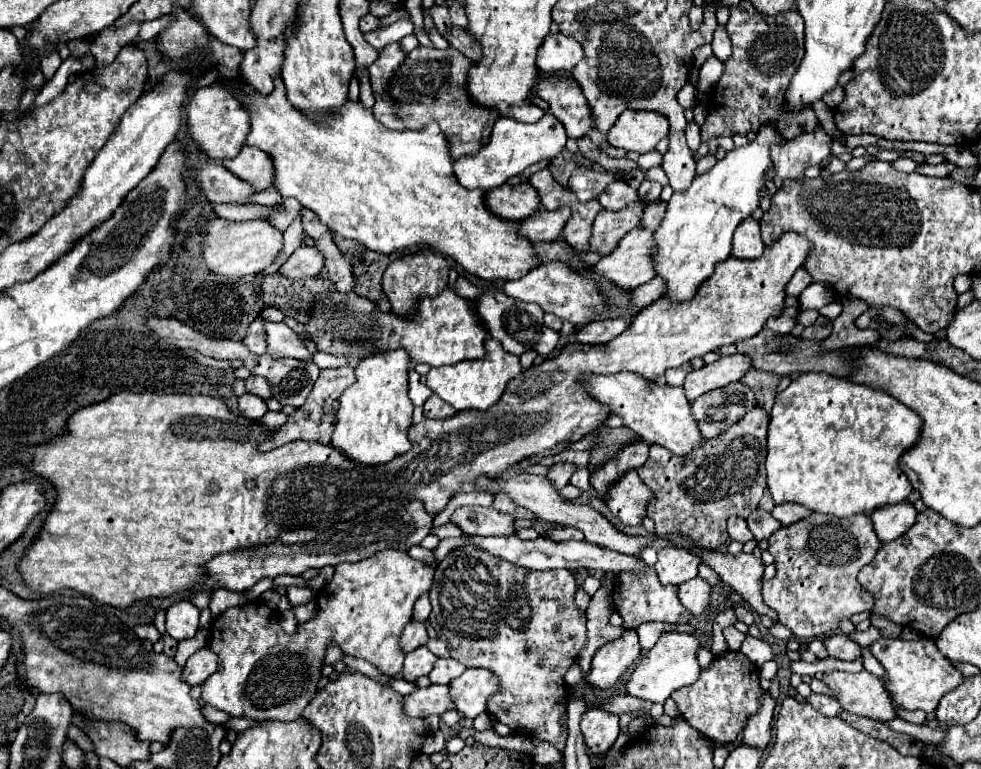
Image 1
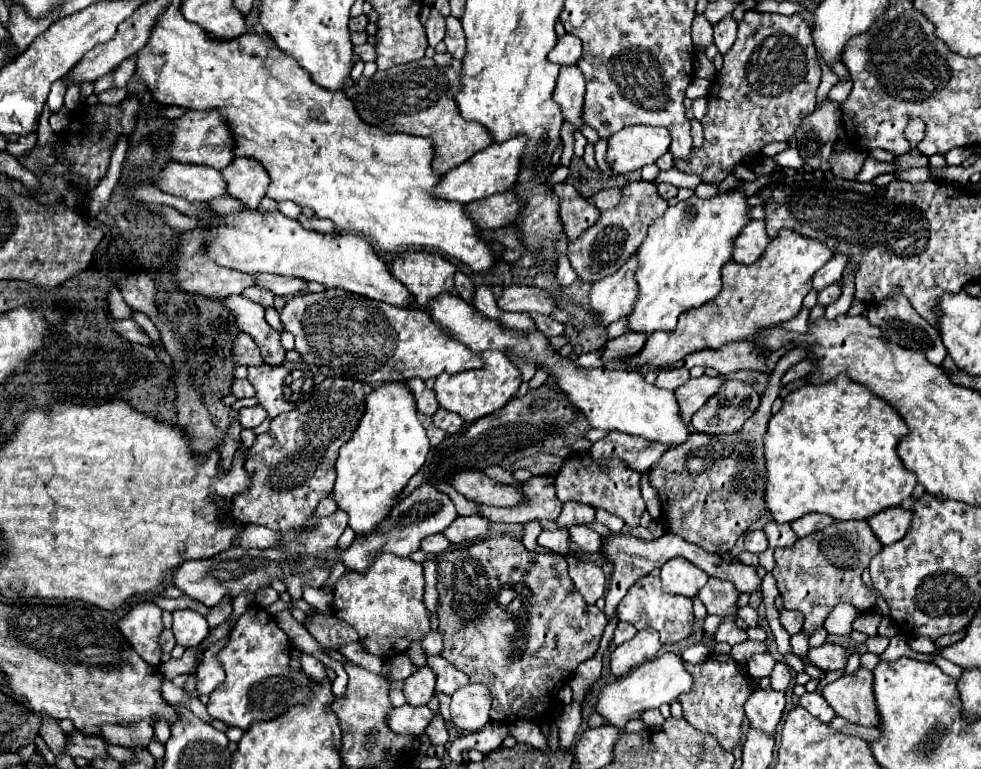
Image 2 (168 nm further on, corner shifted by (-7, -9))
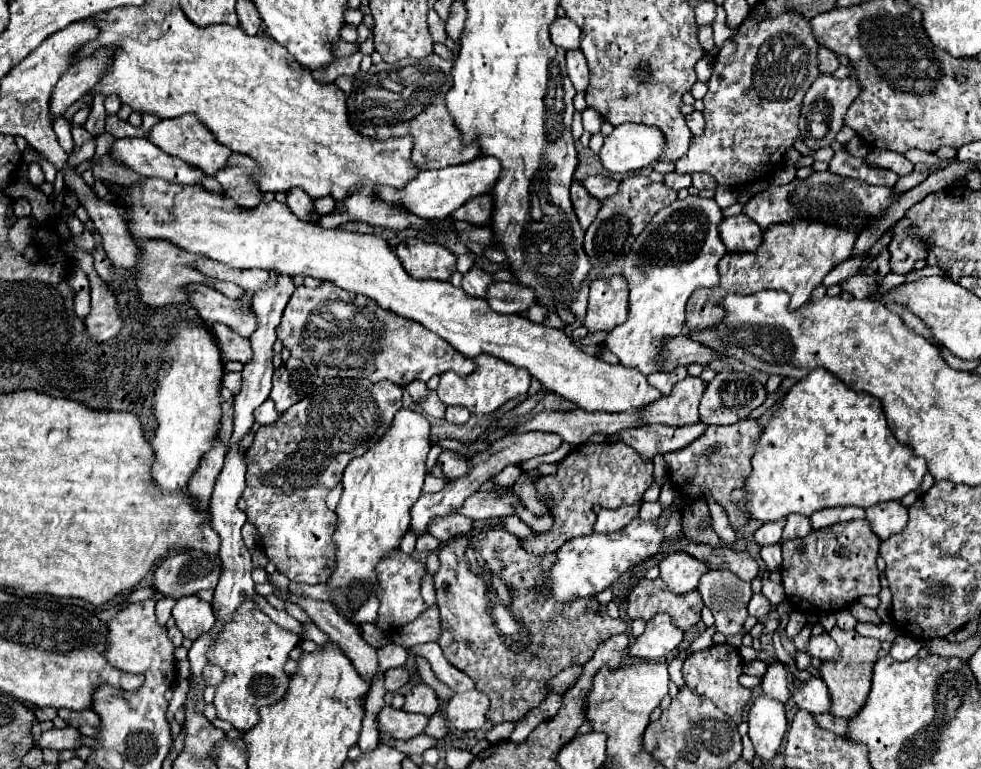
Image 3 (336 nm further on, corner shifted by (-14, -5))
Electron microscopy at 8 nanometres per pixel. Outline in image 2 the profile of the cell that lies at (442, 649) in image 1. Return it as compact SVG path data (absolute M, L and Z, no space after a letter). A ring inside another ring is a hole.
M430 632L428 636L422 638L422 648L424 648L426 656L438 656L438 654L442 654L442 650L444 650L442 636L438 632Z

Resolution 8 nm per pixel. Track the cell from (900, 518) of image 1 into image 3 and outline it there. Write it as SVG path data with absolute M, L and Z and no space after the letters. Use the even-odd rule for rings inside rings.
M901 502L875 504L875 508L867 508L867 522L879 540L887 540L907 526L907 508Z

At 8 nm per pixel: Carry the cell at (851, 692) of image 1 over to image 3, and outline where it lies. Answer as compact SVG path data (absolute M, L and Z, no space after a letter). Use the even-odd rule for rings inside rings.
M835 626L829 632L829 636L837 642L841 654L833 660L823 660L823 664L819 668L819 676L829 688L829 696L831 696L829 712L839 718L849 718L861 710L861 706L865 704L865 700L869 696L873 664L877 662L877 652L881 650L881 642L875 638L863 638L855 630L841 630L839 626Z

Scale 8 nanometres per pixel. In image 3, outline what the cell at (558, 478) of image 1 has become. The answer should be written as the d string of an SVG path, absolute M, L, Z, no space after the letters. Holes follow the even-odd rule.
M475 492L471 494L461 508L457 508L457 514L467 516L471 520L489 520L489 518L501 518L513 514L513 504L521 502L515 492L507 494L495 494L495 492Z

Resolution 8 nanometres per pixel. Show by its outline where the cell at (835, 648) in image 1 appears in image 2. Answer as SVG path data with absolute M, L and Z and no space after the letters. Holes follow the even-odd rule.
M822 644L820 648L810 648L808 658L820 670L842 670L846 666L846 648L838 644Z

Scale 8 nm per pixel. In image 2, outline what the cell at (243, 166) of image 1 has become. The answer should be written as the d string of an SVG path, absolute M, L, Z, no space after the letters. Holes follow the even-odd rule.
M234 158L234 162L222 170L222 176L228 180L230 196L242 200L250 210L258 208L270 184L268 172L254 158Z

